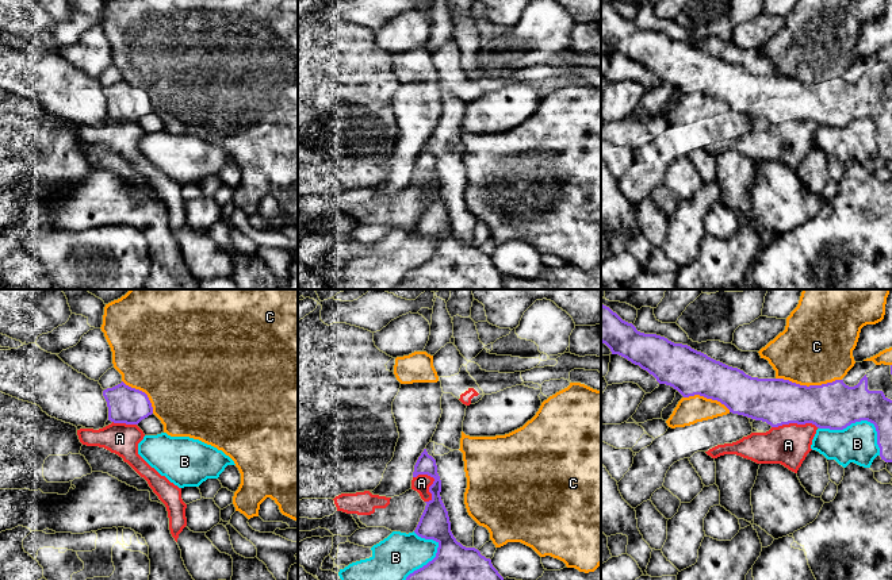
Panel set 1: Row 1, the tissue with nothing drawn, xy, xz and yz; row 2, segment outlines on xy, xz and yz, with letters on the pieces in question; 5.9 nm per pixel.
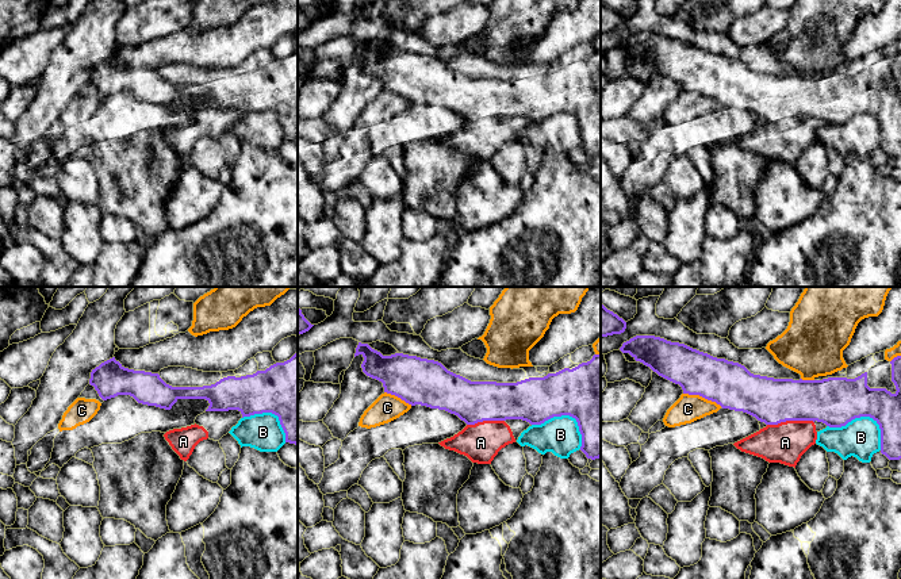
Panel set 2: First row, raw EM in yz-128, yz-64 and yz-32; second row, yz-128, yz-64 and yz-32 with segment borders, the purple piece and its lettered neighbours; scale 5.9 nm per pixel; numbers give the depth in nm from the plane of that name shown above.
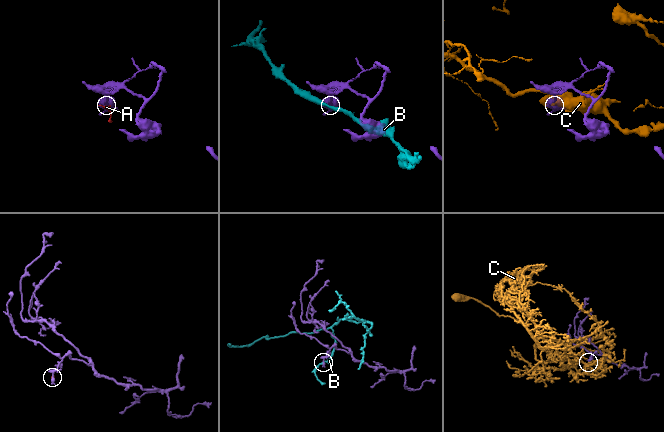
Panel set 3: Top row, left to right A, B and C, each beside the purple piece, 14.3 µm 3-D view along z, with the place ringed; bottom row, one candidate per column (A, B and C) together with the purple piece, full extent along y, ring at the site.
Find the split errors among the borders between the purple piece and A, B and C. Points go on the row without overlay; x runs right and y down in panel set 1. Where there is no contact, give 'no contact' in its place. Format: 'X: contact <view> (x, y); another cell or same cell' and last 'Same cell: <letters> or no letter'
A: contact xz (432, 181); another cell
B: contact yz (861, 116); another cell
C: contact yz (810, 83); another cell
Same cell: no letter

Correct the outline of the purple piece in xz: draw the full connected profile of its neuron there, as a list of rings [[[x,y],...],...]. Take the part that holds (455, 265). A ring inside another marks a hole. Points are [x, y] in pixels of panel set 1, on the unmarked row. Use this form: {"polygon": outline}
{"polygon": [[[426,146],[418,154],[413,174],[428,172],[434,176],[429,184],[432,196],[414,230],[439,241],[436,254],[410,270],[394,289],[504,289],[504,274],[491,257],[475,245],[466,245],[451,228],[448,208],[441,197],[441,177],[436,157]]]}

